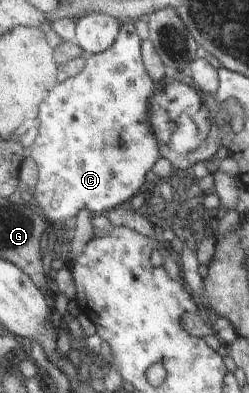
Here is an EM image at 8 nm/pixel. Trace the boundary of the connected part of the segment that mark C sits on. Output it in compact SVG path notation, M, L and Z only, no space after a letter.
M124 21L124 25L120 26L116 40L104 52L98 54L85 55L85 63L83 69L72 78L67 78L63 82L59 82L42 103L39 119L36 120L39 126L37 139L32 146L32 156L37 160L40 167L40 182L35 190L35 204L41 213L53 223L63 223L71 217L76 217L78 211L88 209L92 215L105 215L105 211L121 206L127 199L131 199L139 187L145 183L145 175L147 171L153 167L153 163L162 157L159 146L160 141L155 137L152 123L150 122L150 100L153 97L153 81L149 71L145 71L145 62L141 59L141 39L135 33L133 21Z

